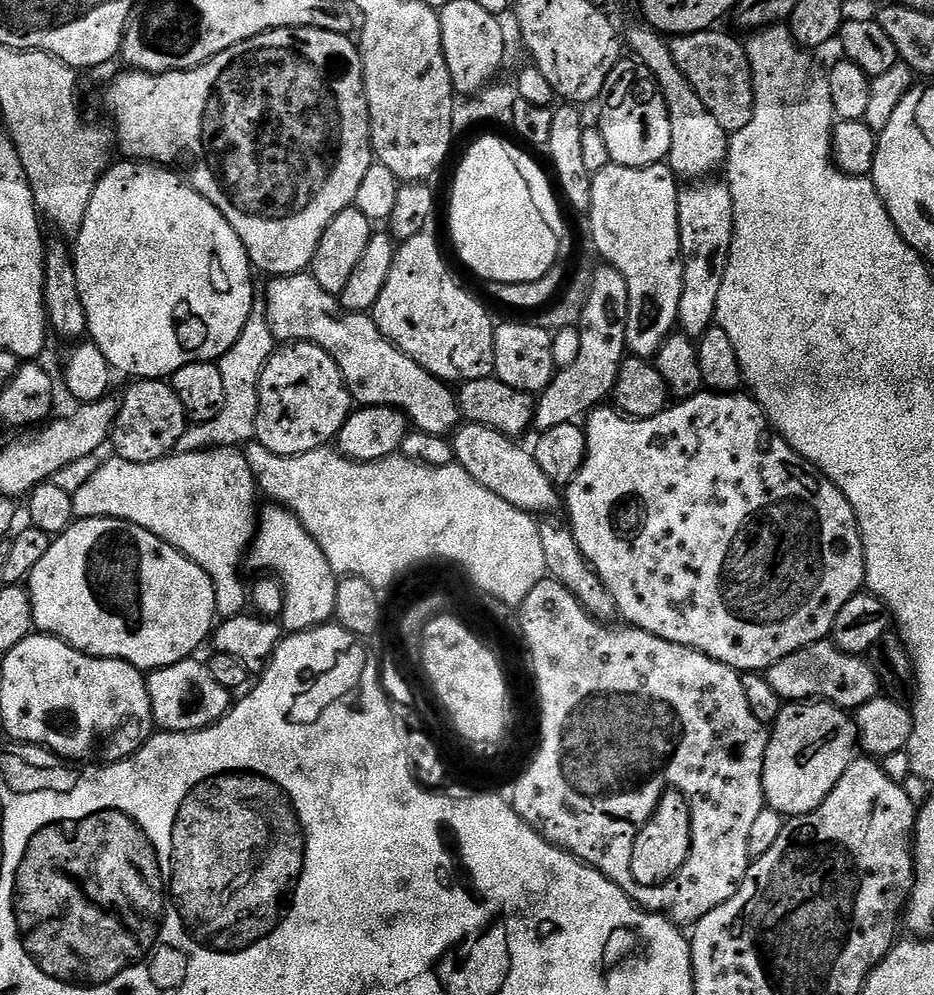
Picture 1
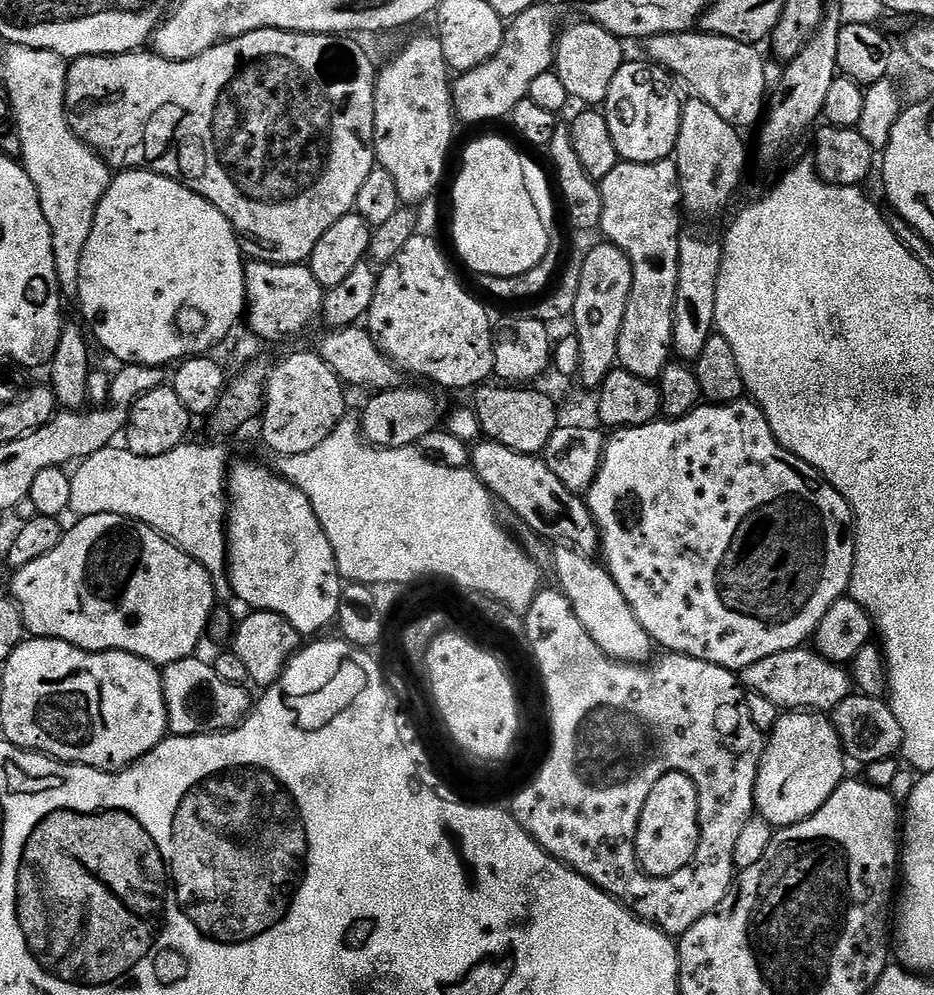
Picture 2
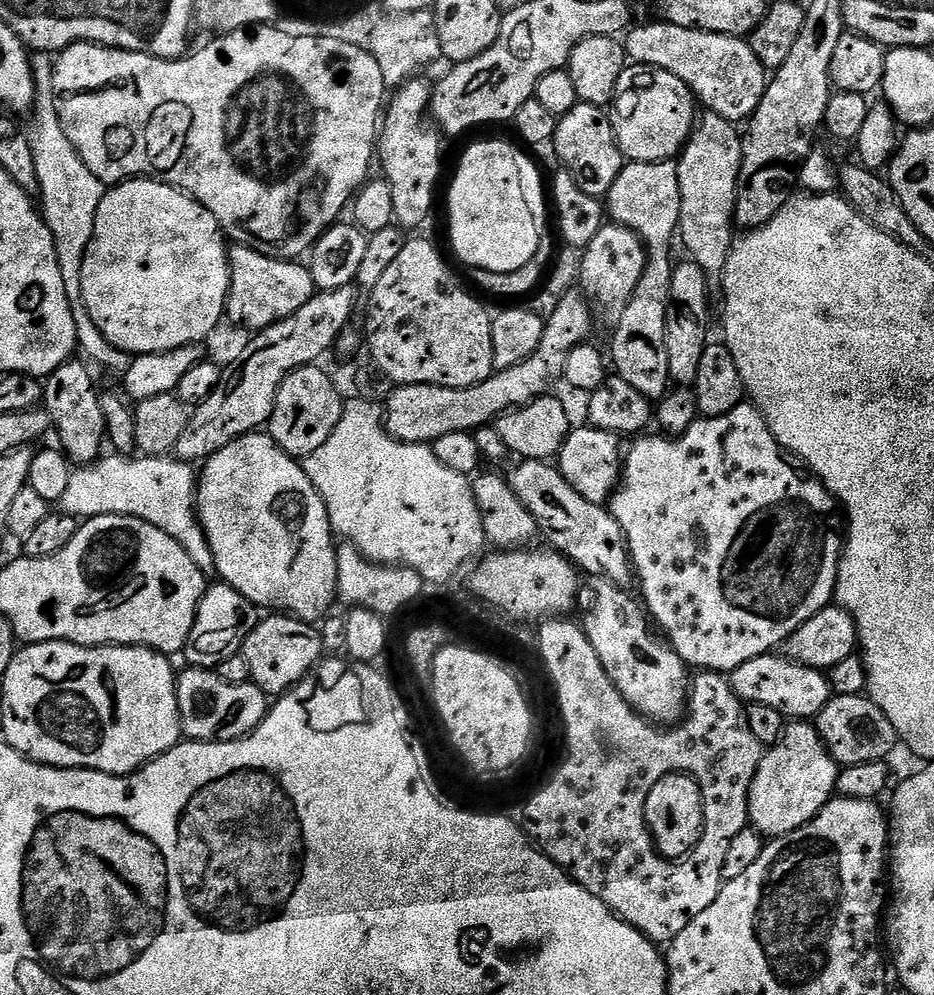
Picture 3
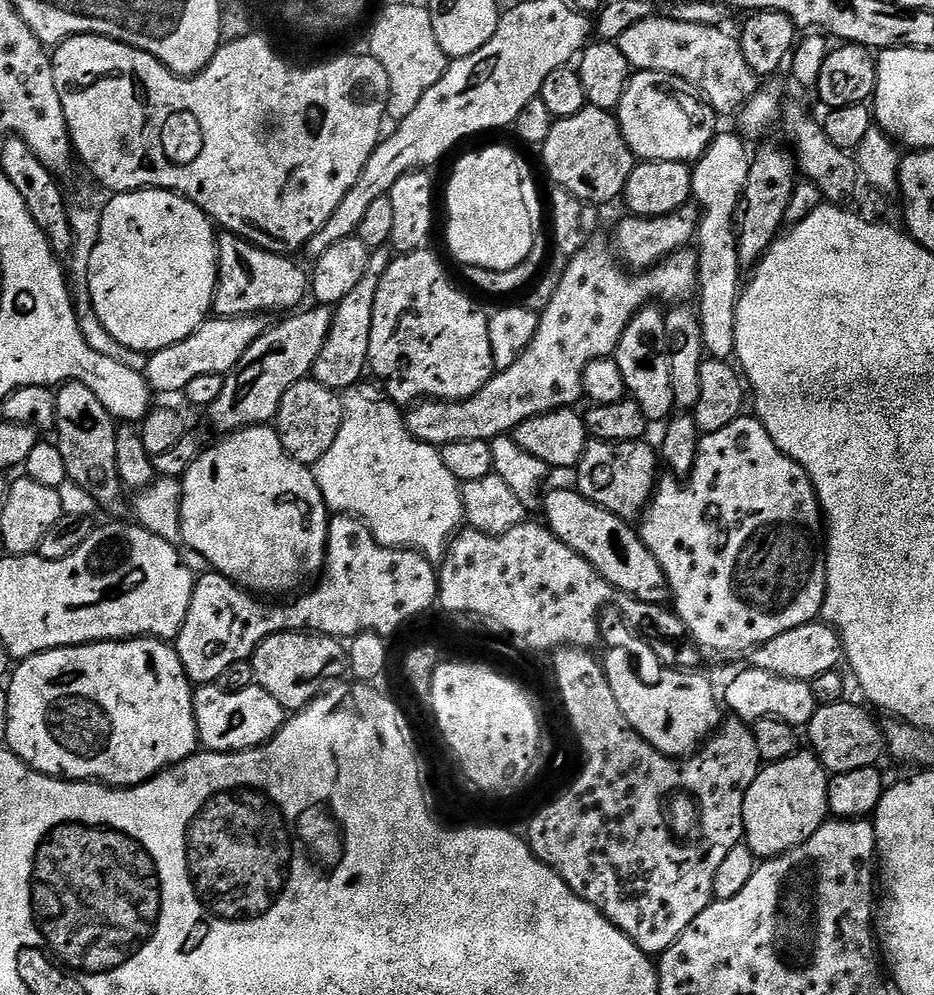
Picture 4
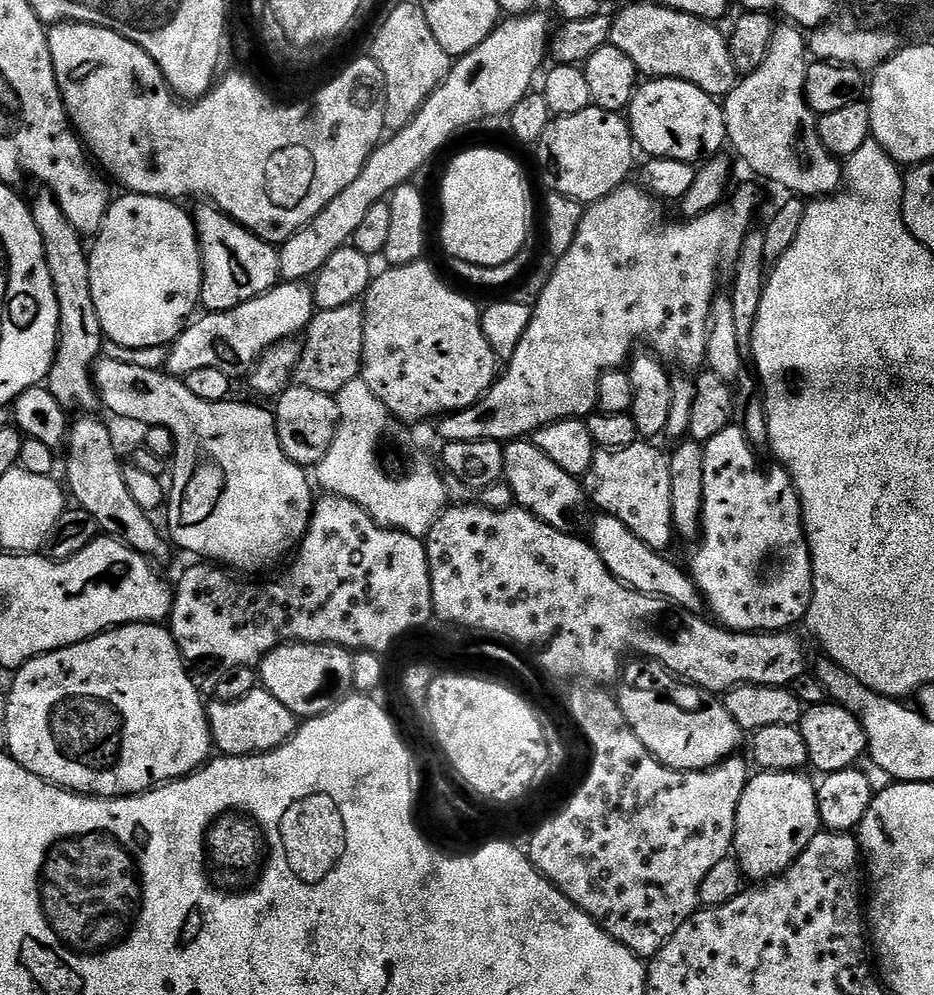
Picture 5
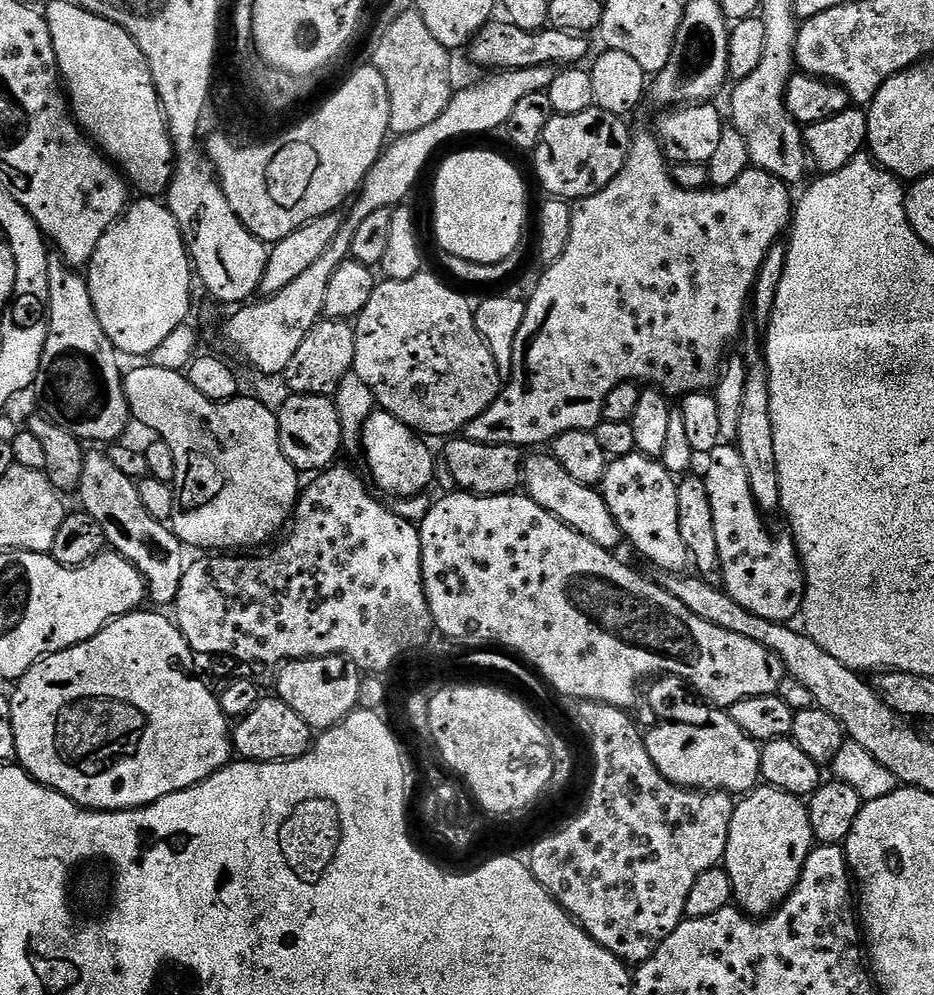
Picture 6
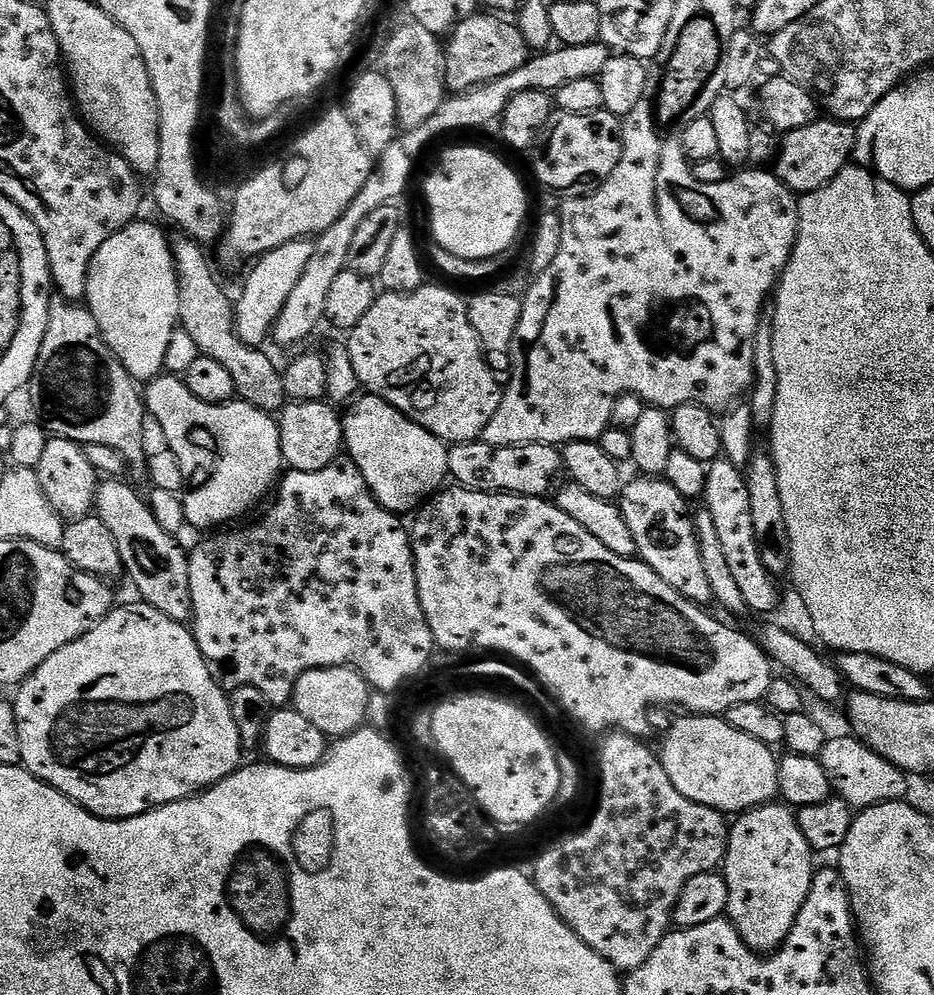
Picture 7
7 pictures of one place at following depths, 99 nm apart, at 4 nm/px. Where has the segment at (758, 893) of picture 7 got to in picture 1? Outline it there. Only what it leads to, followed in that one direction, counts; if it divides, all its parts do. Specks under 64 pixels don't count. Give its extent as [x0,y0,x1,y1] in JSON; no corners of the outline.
[762,698,857,818]

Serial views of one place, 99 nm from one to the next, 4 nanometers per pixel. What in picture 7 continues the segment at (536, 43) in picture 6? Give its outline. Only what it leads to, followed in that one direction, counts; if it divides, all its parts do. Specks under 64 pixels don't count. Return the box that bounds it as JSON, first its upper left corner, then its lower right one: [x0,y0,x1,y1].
[443,14,530,94]

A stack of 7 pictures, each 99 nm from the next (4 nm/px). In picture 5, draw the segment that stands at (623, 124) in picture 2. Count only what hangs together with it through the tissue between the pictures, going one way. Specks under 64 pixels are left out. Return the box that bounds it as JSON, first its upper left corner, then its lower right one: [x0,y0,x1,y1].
[626,79,728,165]

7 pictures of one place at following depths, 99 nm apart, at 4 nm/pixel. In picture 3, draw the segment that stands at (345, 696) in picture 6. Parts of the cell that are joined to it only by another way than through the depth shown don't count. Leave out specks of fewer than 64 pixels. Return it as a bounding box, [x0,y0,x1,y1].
[242,614,324,698]

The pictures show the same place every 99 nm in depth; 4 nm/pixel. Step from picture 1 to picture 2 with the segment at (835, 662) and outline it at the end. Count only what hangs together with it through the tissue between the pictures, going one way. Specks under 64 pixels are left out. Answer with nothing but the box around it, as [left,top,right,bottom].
[738,646,854,714]

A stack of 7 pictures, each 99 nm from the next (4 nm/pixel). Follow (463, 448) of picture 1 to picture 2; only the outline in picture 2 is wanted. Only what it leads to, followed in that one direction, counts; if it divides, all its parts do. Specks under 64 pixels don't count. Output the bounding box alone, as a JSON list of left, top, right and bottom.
[470,438,600,554]

